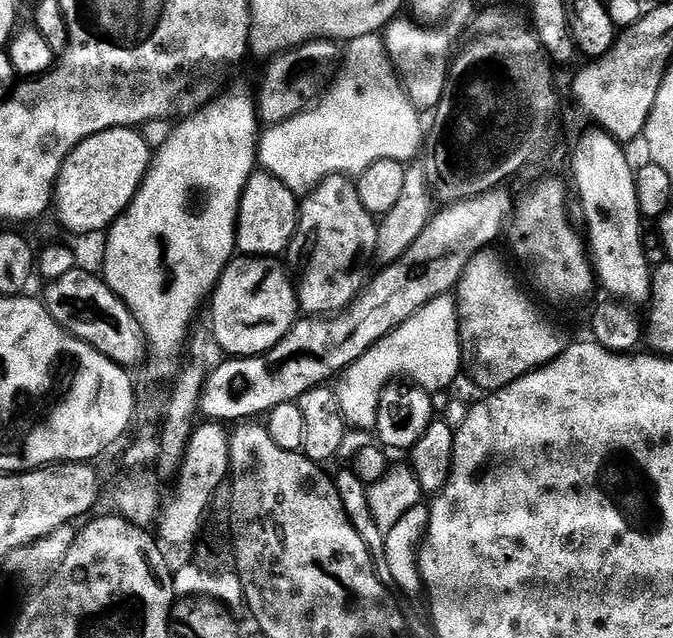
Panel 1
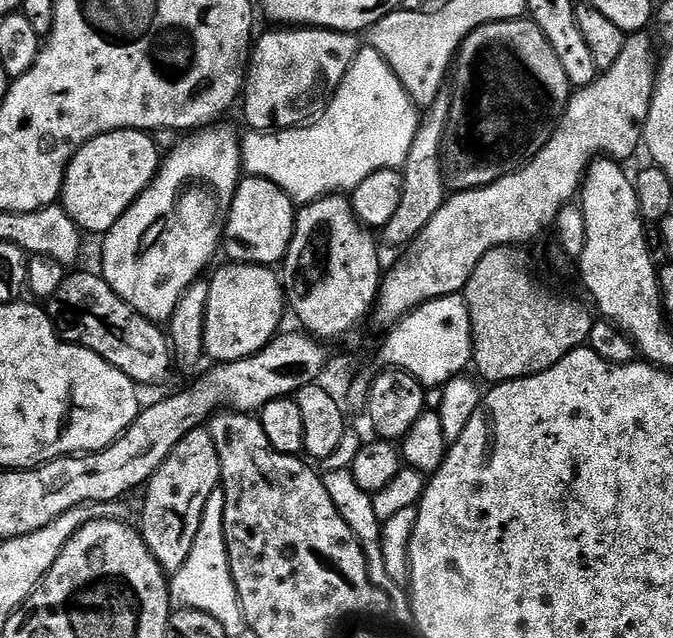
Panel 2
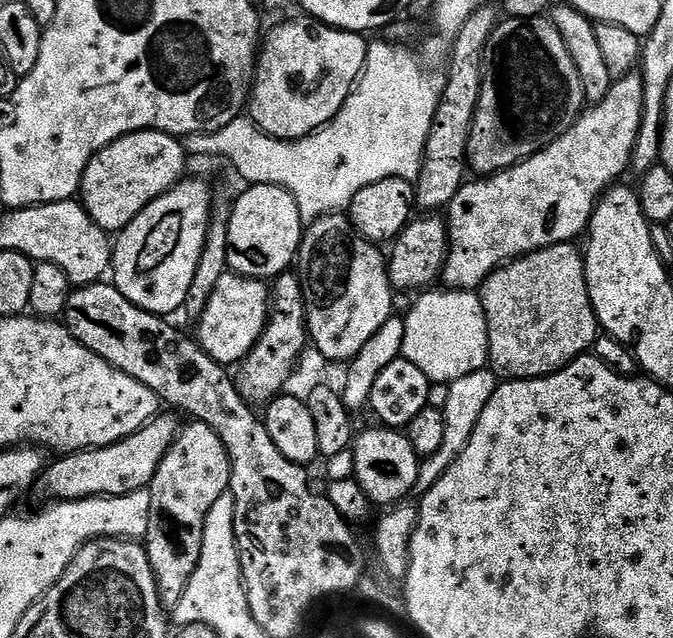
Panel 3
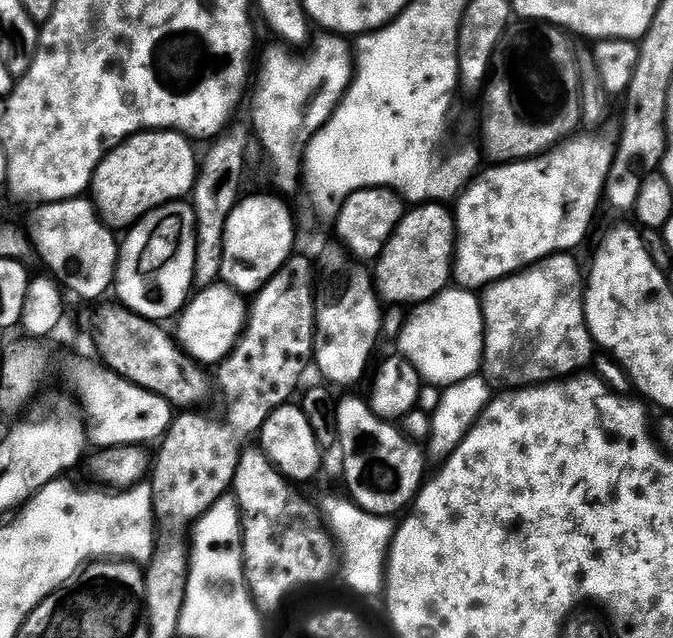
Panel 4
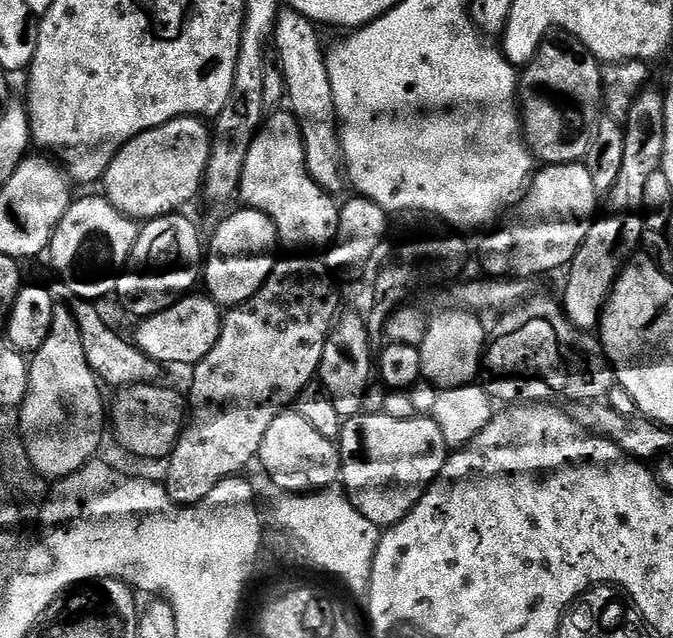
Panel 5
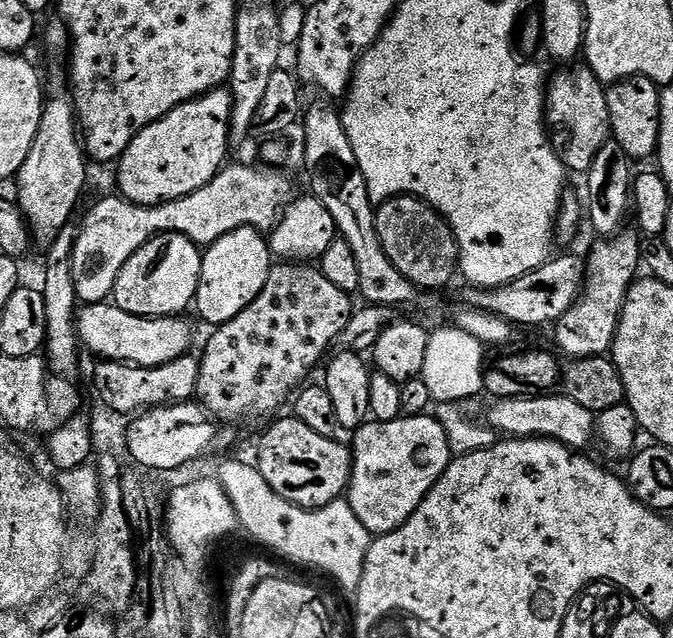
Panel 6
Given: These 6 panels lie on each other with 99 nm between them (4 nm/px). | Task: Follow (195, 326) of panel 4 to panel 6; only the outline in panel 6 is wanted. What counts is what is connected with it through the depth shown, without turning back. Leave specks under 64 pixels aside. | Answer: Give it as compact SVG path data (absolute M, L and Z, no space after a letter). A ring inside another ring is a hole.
M114 302L102 304L84 304L76 318L76 330L80 343L103 360L121 360L124 364L137 364L143 368L162 366L166 362L174 362L179 356L189 355L192 344L192 328L184 321L183 315L178 316L135 316L122 310Z

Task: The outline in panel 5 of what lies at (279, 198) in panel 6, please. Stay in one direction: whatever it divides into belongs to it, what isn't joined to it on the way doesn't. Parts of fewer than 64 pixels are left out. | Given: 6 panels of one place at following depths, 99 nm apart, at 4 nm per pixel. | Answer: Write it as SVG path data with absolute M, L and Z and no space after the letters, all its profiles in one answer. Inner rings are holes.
M103 195L73 199L62 222L54 230L50 257L56 267L59 283L70 286L77 300L100 302L103 296L120 287L120 277L131 261L141 225L130 216L123 216Z

